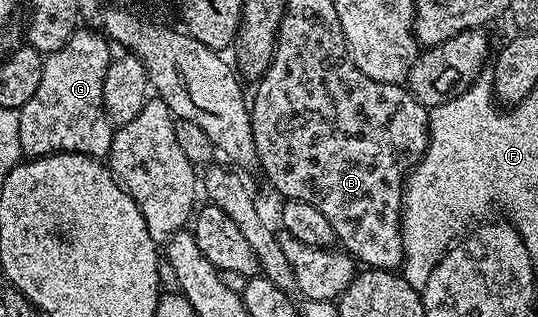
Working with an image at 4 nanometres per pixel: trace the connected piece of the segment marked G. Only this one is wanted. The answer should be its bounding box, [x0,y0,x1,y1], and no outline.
[18,26,116,158]

